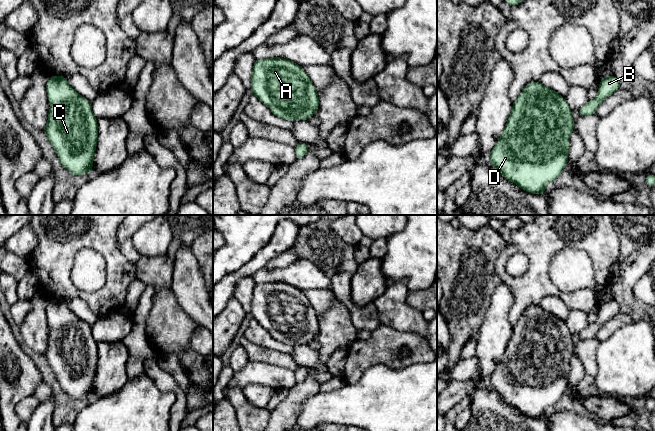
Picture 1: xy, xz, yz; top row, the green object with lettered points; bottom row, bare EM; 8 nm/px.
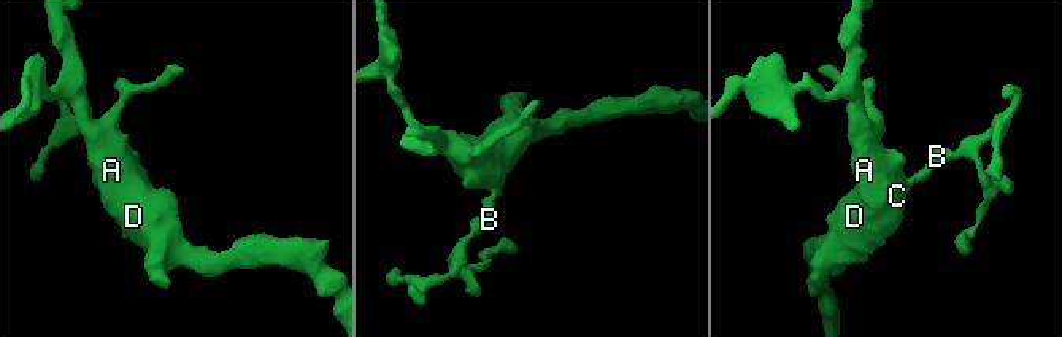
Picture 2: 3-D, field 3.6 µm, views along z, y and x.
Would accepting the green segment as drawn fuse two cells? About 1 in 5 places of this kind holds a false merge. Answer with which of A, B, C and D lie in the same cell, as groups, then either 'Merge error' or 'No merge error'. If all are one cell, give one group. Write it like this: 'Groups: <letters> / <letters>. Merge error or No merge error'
Groups: A B C D. No merge error

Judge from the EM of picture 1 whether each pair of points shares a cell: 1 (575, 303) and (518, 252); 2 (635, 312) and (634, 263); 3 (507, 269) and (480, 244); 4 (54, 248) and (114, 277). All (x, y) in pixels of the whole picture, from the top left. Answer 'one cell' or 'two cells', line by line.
1: one cell
2: one cell
3: two cells
4: one cell

